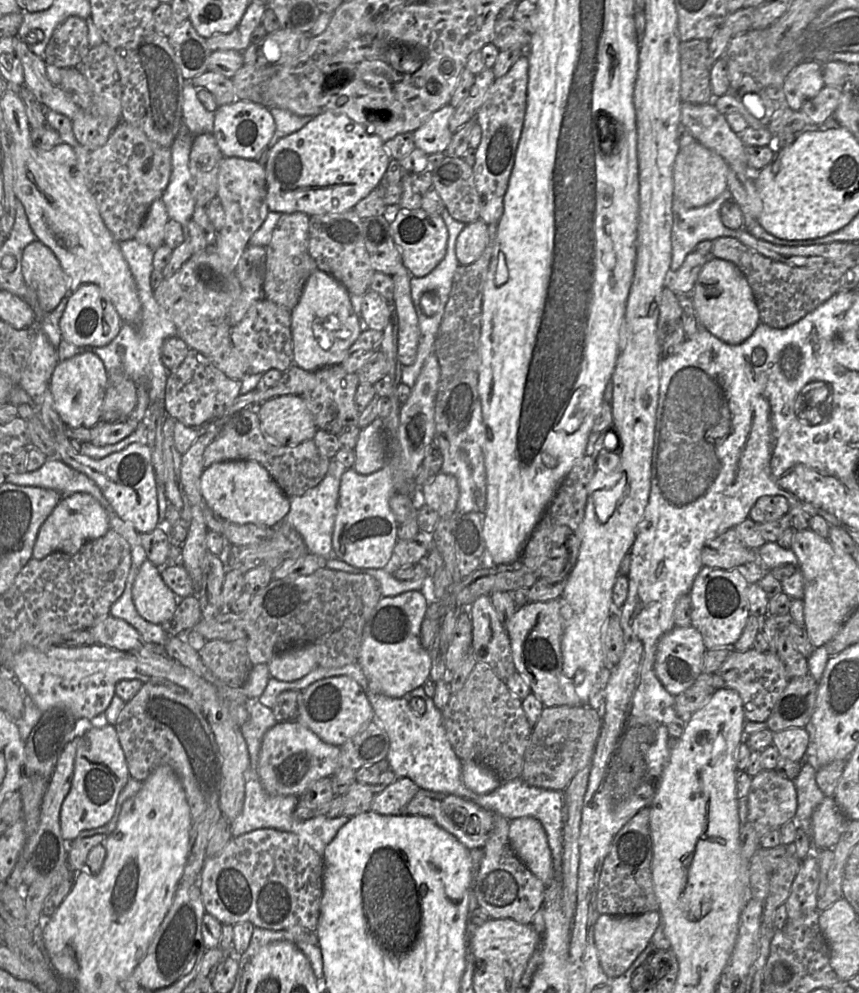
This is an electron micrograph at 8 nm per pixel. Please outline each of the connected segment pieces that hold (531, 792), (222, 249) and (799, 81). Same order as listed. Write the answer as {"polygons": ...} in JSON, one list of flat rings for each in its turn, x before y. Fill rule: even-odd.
{"polygons":[[[521,778,502,783,497,789,487,794,478,794,475,801,480,807,493,811,509,821,520,817,533,817,543,825,548,845,551,850,554,876,559,870,563,856,563,791,542,789,530,786]],[[223,157,218,171,217,197,223,206,224,224,217,231,211,250,218,254,225,268,234,271,241,254,249,245,251,236,263,224,269,212,266,202,265,167,256,160]],[[815,61,800,63,789,73,782,86,785,108,801,110,803,104,816,97,824,86,822,65]]]}

